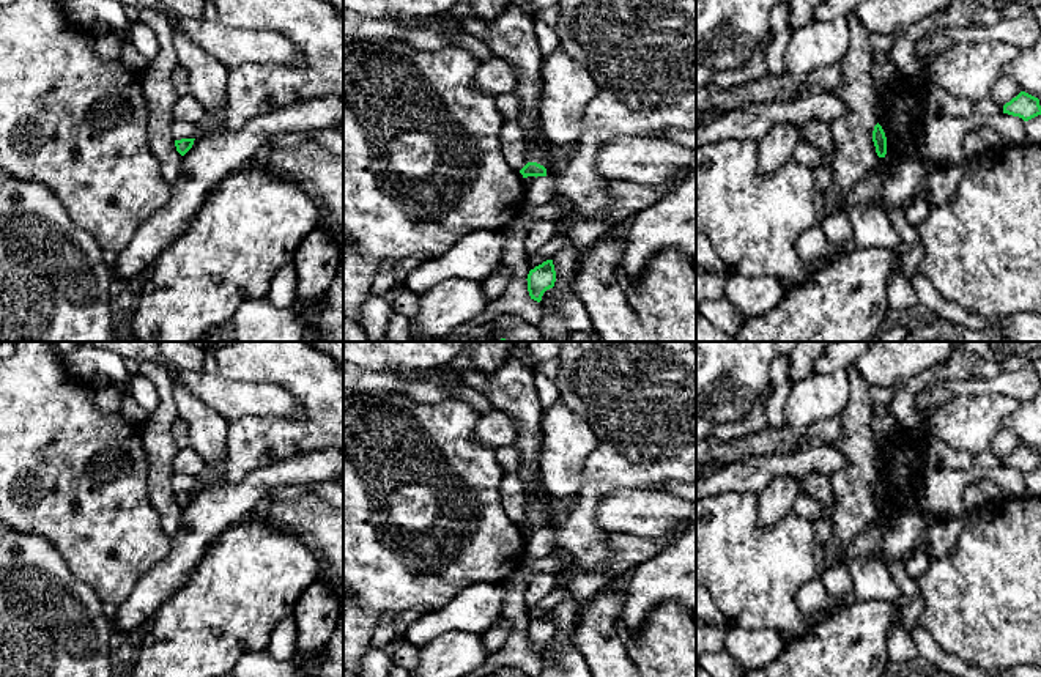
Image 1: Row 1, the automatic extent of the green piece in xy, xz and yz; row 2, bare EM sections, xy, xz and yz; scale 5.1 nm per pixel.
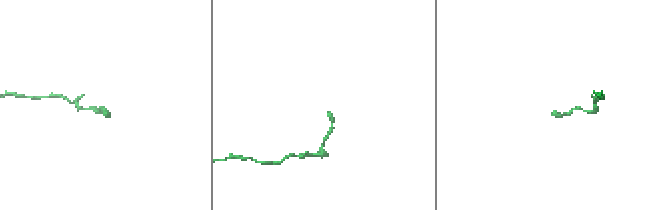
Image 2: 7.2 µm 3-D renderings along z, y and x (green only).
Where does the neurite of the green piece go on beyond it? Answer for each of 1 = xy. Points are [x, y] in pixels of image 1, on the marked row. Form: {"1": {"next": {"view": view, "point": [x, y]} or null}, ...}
{"1": {"next": null}}

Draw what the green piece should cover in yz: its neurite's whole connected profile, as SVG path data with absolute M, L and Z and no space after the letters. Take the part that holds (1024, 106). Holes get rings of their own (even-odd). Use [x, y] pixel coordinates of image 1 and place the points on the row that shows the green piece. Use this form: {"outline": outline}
{"outline": "M1021 91L1016 98L1003 105L1003 113L1028 121L1041 115L1039 99L1025 91Z"}

